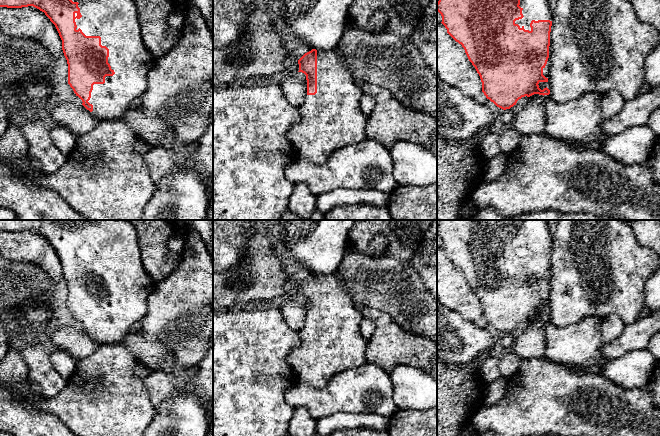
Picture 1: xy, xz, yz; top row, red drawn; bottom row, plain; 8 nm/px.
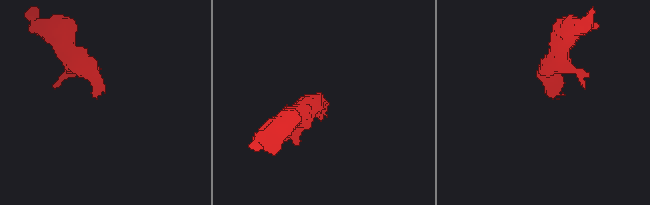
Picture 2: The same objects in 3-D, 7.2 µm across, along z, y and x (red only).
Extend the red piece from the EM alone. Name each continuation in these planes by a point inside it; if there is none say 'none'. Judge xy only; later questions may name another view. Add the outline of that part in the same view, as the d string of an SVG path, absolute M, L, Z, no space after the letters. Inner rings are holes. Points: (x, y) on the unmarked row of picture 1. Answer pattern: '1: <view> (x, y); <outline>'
1: xy (115, 243); M72 220L73 226L78 226L82 241L75 243L77 252L86 260L100 260L101 269L109 273L108 287L115 296L113 300L106 300L104 308L94 308L91 322L88 325L93 329L92 338L100 344L113 344L122 342L135 325L147 312L147 299L153 292L156 282L146 272L142 260L139 241L135 227L127 220Z

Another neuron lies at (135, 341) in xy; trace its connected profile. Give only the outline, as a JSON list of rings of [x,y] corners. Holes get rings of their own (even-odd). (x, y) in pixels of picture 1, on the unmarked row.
[[[132,330],[124,337],[122,343],[132,352],[138,363],[149,369],[161,366],[163,346],[158,342],[148,341],[142,332]]]

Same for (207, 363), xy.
[[[213,333],[209,348],[197,367],[193,380],[181,392],[171,395],[154,409],[155,415],[144,436],[207,436],[209,417],[207,407],[213,402]]]

